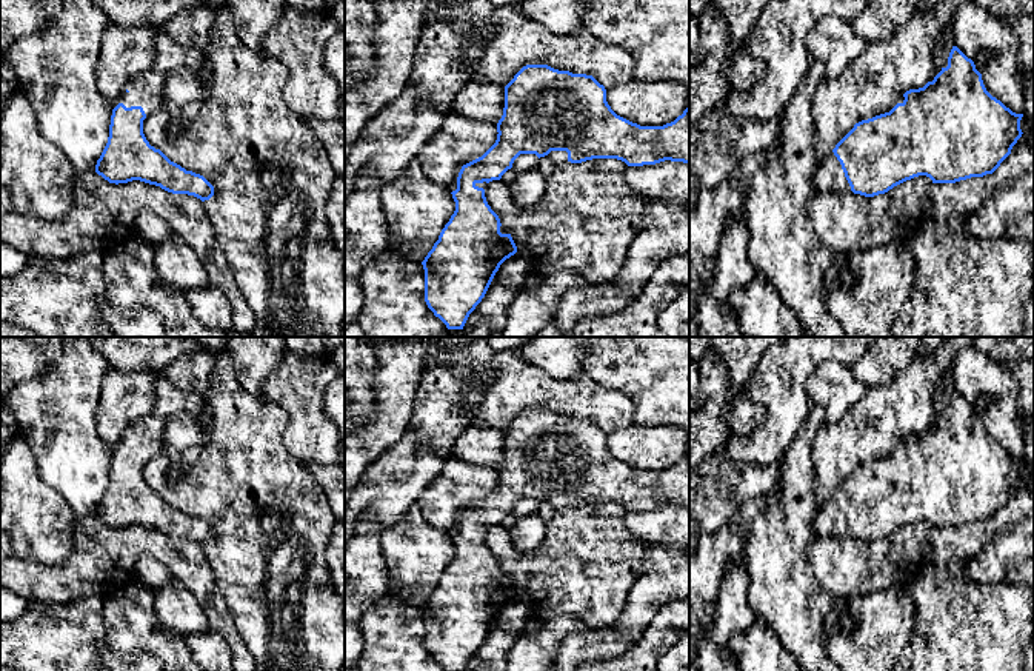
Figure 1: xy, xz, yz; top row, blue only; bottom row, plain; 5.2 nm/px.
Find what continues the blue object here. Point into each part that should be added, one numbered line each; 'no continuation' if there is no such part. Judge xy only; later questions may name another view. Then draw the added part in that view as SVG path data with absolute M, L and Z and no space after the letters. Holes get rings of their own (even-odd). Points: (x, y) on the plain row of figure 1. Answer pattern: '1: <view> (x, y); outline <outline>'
1: xy (146, 434); outline M149 412L125 431L118 448L123 448L126 452L142 451L146 460L154 459L163 451L165 425L165 417Z

